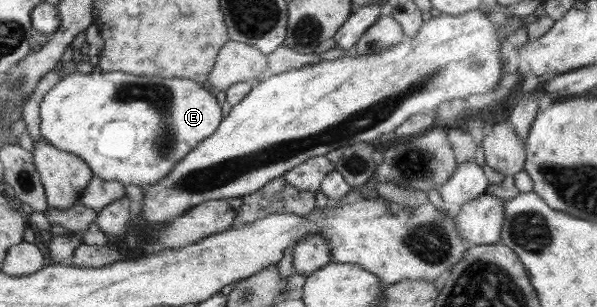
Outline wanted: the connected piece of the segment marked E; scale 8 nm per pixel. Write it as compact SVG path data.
M91 71L90 73L74 72L65 75L43 96L40 102L40 114L41 137L47 140L47 143L61 151L79 156L79 159L83 159L89 166L93 175L97 175L105 181L117 181L123 185L131 184L139 187L159 183L159 181L163 179L163 176L167 176L173 167L175 167L179 161L183 160L183 157L187 156L199 143L203 143L203 140L211 137L215 131L217 131L220 122L223 121L221 106L217 103L215 91L210 89L207 85L187 78L163 78L159 75L137 76L126 72L105 71Z

